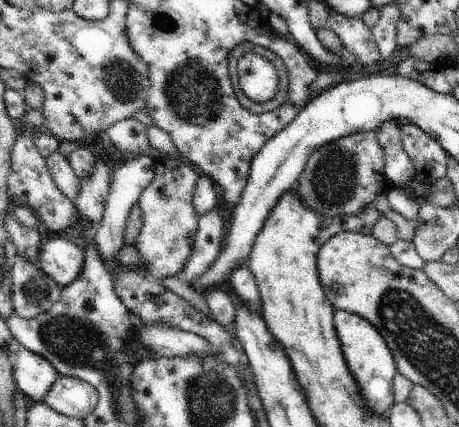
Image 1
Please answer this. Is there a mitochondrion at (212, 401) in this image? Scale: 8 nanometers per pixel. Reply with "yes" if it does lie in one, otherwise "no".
yes

